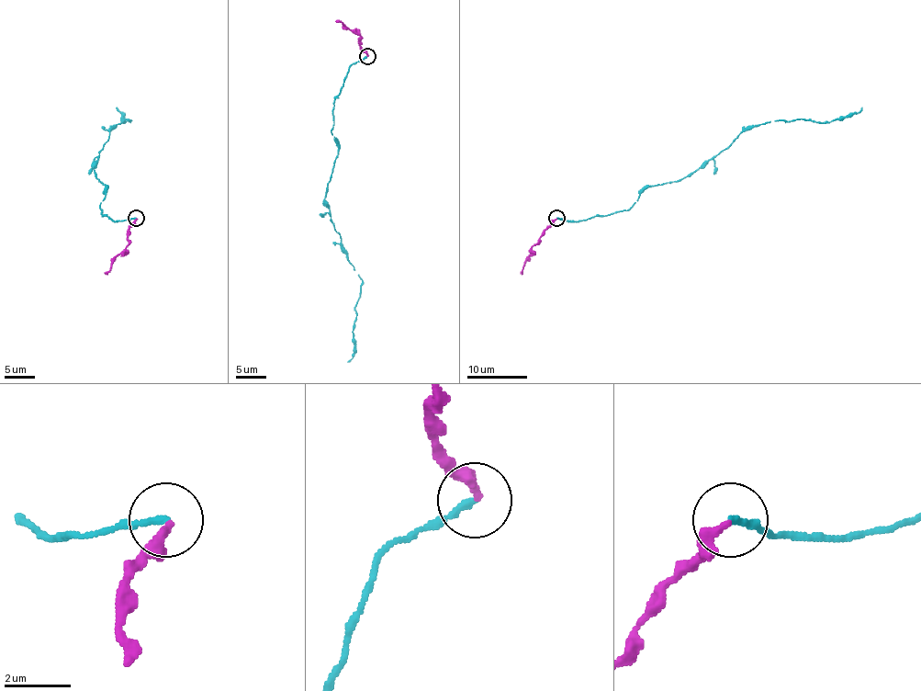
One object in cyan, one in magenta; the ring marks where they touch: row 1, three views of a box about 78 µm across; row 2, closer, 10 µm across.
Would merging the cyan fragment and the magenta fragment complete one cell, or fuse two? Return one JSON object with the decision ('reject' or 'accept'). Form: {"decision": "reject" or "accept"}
{"decision": "reject"}

